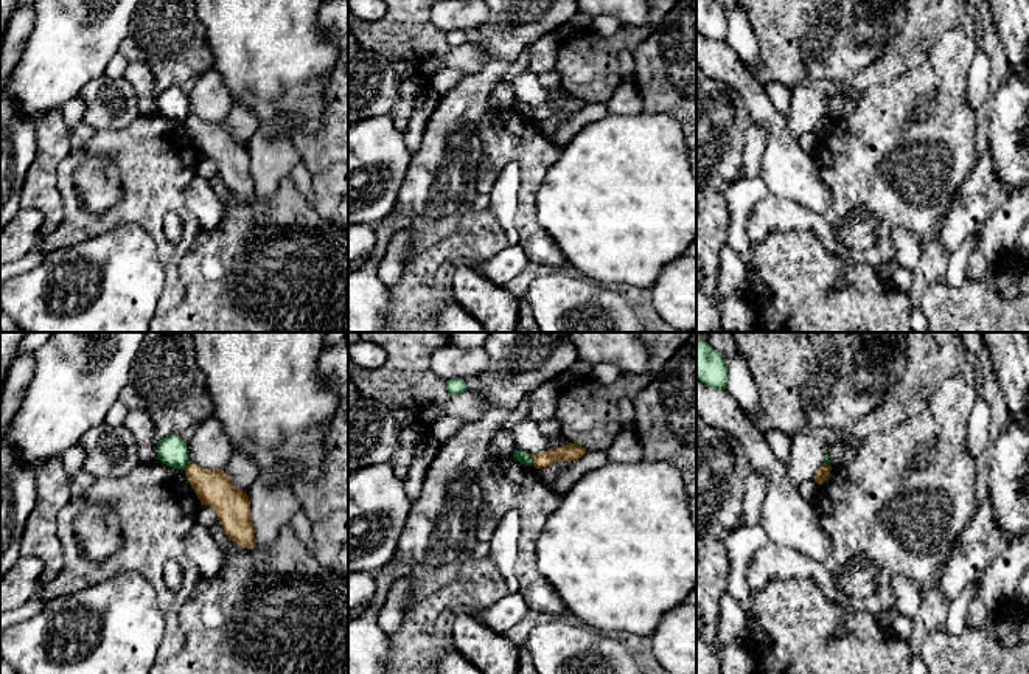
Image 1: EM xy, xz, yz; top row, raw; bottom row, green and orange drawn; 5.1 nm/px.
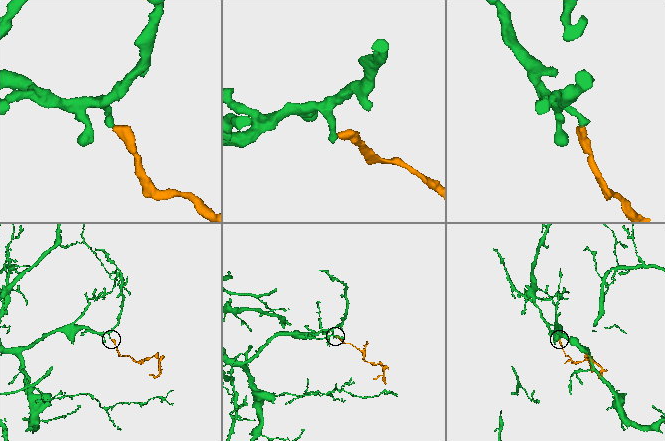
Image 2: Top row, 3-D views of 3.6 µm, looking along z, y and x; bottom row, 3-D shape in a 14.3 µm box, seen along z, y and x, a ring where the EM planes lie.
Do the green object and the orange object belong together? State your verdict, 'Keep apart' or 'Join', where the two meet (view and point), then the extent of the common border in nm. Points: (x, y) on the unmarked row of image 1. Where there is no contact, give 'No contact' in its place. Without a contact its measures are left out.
Keep apart. Touches green at xz (532, 112). Shared border 50 nm

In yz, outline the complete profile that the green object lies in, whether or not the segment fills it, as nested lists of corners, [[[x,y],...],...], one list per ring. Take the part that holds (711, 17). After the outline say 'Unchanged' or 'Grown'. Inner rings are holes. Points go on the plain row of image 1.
[[[696,0],[696,30],[709,40],[726,42],[727,16],[713,0]]]. Unchanged

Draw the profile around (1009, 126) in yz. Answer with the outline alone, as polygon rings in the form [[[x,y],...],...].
[[[1007,70],[1003,87],[987,104],[992,110],[987,151],[995,175],[1012,196],[1029,183],[1029,78]]]

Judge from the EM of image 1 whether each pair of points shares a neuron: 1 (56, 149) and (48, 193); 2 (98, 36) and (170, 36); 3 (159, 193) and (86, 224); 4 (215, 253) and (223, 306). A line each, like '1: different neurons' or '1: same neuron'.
1: same neuron
2: different neurons
3: same neuron
4: same neuron

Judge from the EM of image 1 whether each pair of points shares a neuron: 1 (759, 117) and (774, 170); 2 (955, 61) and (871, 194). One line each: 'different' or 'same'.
1: same
2: same

